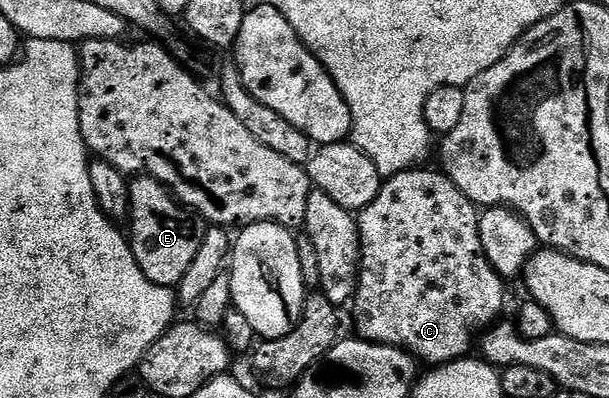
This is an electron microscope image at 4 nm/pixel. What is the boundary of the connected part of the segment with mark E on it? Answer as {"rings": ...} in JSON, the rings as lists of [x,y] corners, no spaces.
{"rings":[[[140,174],[134,177],[129,184],[130,224],[131,232],[129,231],[129,239],[131,249],[133,250],[133,258],[137,258],[137,266],[141,266],[145,278],[149,278],[149,282],[153,282],[157,286],[165,286],[166,288],[178,286],[181,278],[185,278],[185,273],[188,272],[197,250],[201,247],[205,231],[204,221],[196,218],[188,209],[184,208],[172,196],[170,190],[167,189],[167,185],[157,182],[152,176]]]}

